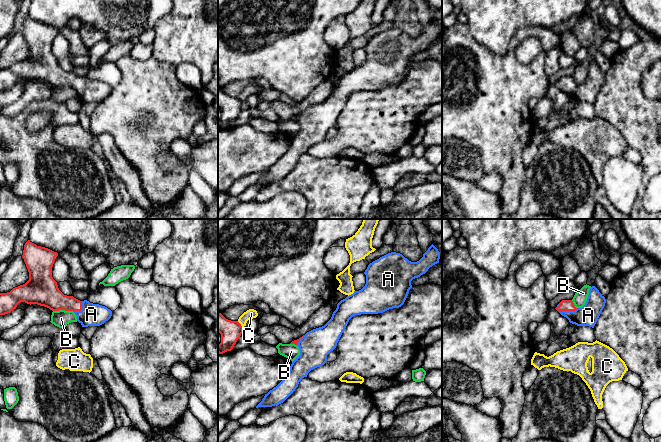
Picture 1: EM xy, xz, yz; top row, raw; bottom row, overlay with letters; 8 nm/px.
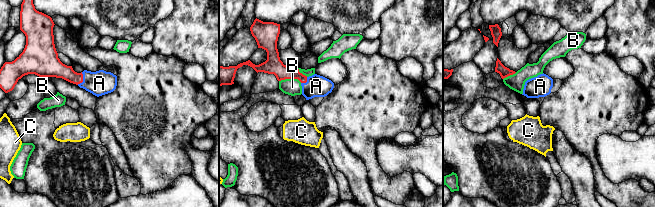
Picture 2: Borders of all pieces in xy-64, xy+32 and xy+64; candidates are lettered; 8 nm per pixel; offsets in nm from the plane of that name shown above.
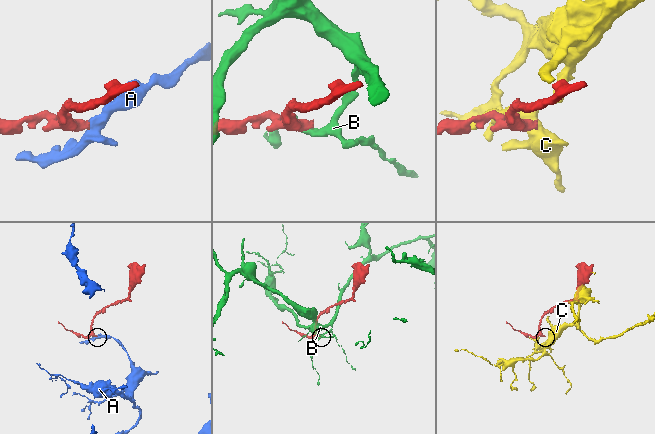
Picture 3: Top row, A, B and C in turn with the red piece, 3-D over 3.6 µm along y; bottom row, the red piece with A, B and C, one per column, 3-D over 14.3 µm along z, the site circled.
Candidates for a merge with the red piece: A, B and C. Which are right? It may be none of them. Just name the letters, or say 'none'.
A

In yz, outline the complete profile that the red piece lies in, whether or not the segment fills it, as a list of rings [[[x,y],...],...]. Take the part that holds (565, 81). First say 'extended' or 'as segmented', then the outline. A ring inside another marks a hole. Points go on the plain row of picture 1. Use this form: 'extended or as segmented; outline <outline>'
extended; outline [[[592,62],[582,84],[576,84],[572,76],[562,76],[555,85],[572,100],[594,104],[605,79],[605,73]]]

